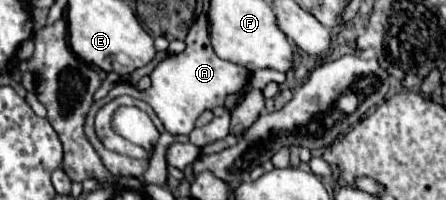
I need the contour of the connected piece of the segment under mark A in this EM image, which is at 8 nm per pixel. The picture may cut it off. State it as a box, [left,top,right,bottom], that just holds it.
[85,16,249,178]

